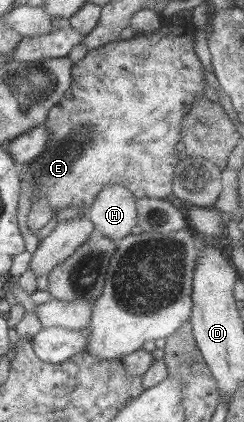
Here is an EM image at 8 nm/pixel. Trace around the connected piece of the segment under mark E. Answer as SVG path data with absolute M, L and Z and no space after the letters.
M170 27L161 31L161 33L151 32L146 35L134 35L131 39L122 39L106 43L94 50L88 50L85 57L73 64L73 85L70 87L73 94L73 100L65 100L58 103L49 115L46 128L51 134L51 143L47 149L35 160L32 161L32 173L38 179L38 190L34 193L34 201L37 202L44 195L50 199L53 209L59 213L62 209L68 207L91 208L94 205L96 197L100 195L109 185L124 185L136 197L155 199L173 198L172 187L175 177L175 165L179 161L179 150L181 148L181 128L185 116L190 112L194 99L197 95L205 93L205 75L197 53L195 52L195 37L193 33L182 33L177 27Z

